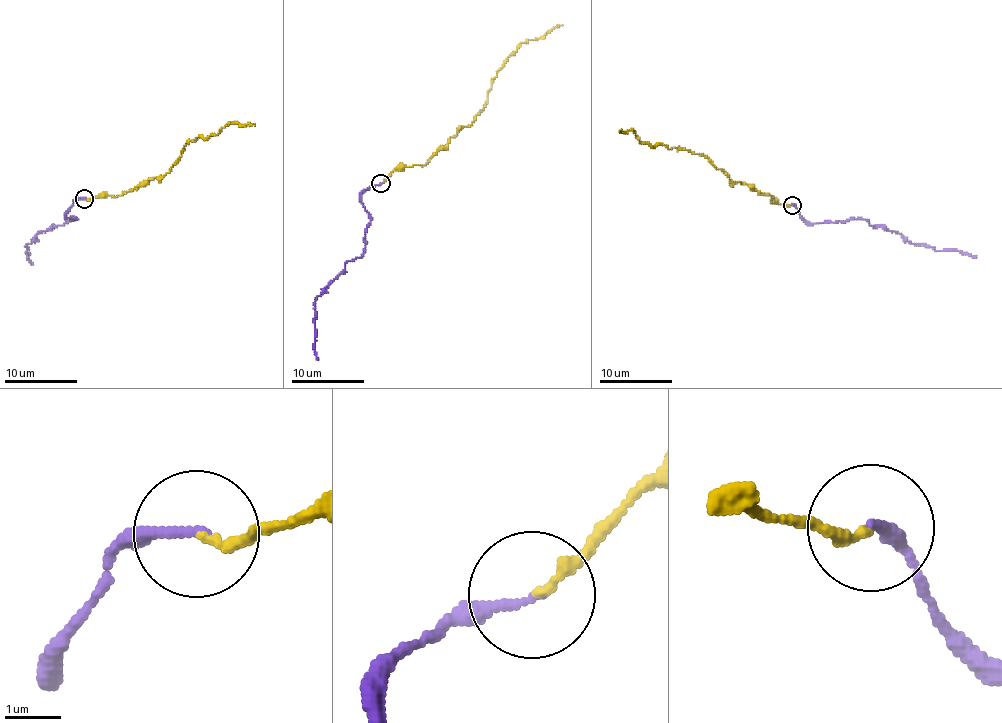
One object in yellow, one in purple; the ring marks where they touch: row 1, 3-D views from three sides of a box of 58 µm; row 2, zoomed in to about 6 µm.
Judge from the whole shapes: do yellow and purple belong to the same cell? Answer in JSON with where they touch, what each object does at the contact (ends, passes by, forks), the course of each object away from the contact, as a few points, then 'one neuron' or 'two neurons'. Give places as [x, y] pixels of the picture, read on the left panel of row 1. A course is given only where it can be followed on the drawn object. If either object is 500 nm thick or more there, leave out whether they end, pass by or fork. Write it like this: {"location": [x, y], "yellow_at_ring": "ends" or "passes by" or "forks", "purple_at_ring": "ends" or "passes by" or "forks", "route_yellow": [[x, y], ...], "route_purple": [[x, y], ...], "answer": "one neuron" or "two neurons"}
{"location": [84, 198], "yellow_at_ring": "ends", "purple_at_ring": "ends", "route_yellow": [[83, 199], [115, 197], [162, 177], [171, 171], [187, 142], [197, 137], [216, 135], [230, 123], [255, 126]], "route_purple": [[83, 199], [74, 199], [66, 217], [76, 219], [40, 231], [26, 246], [33, 264]], "answer": "one neuron"}

